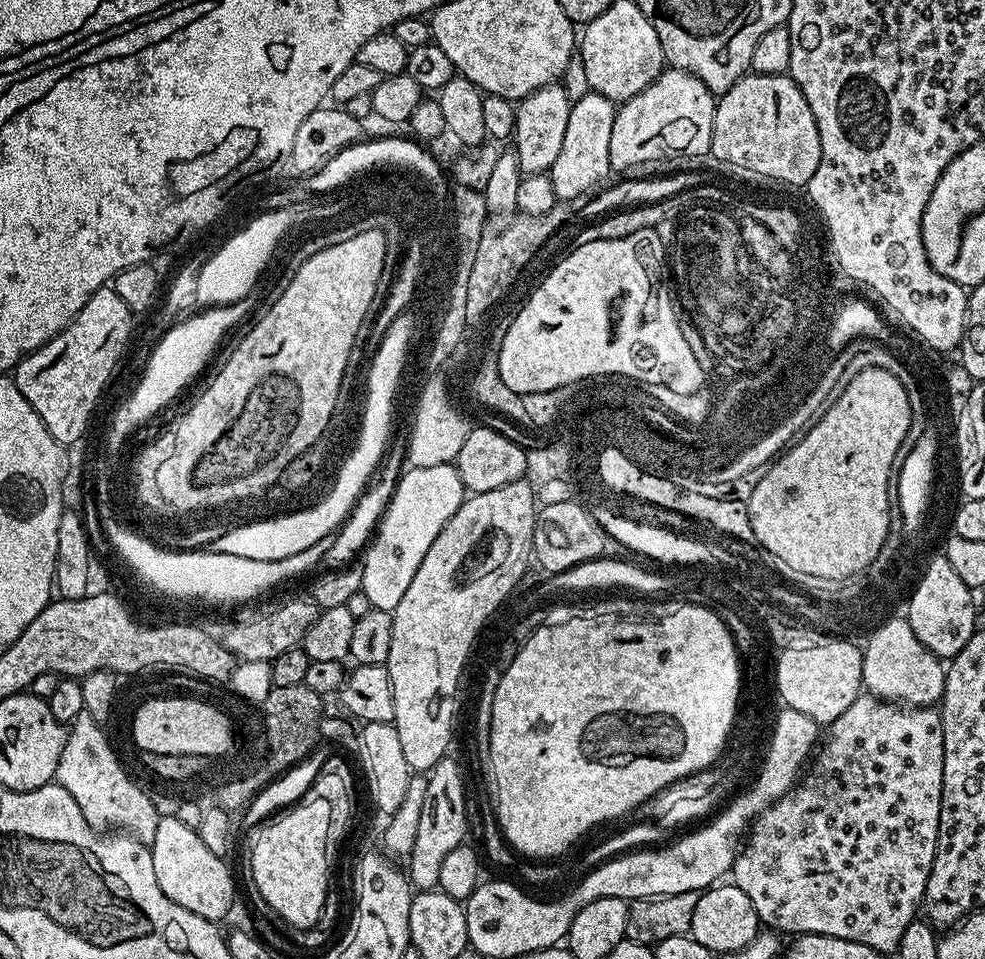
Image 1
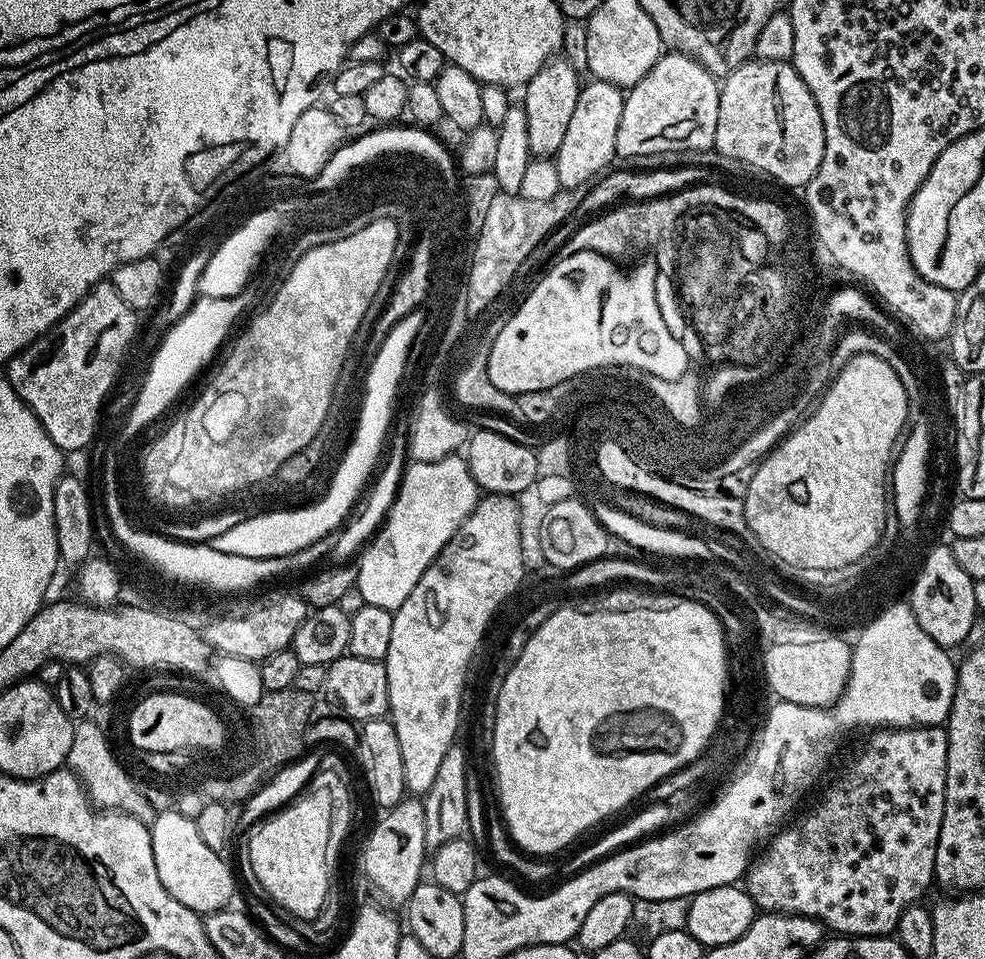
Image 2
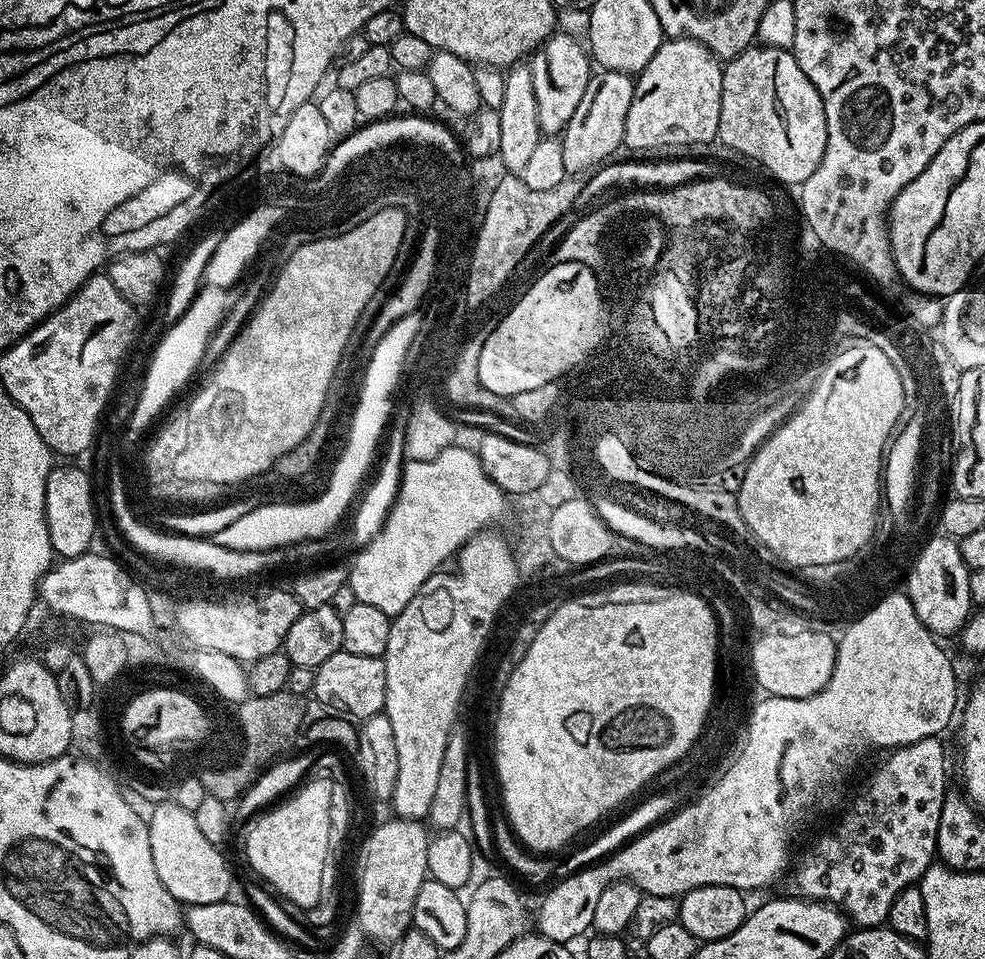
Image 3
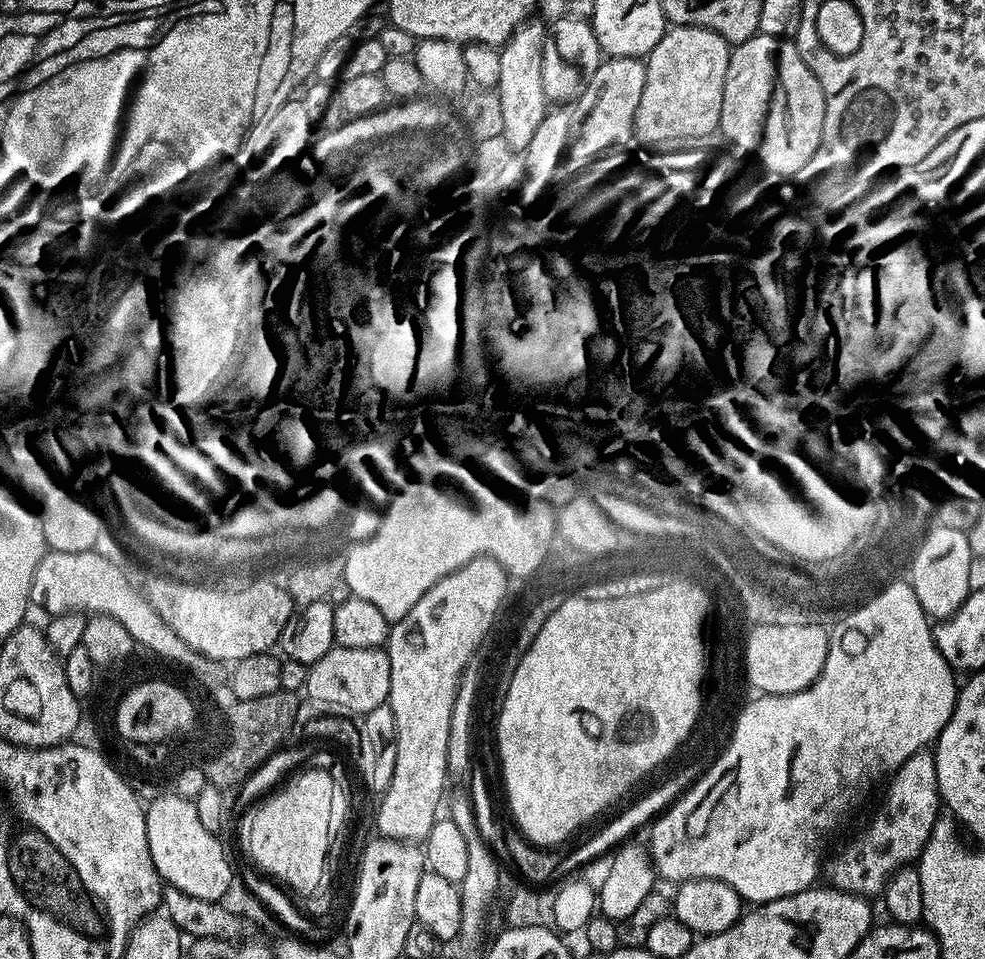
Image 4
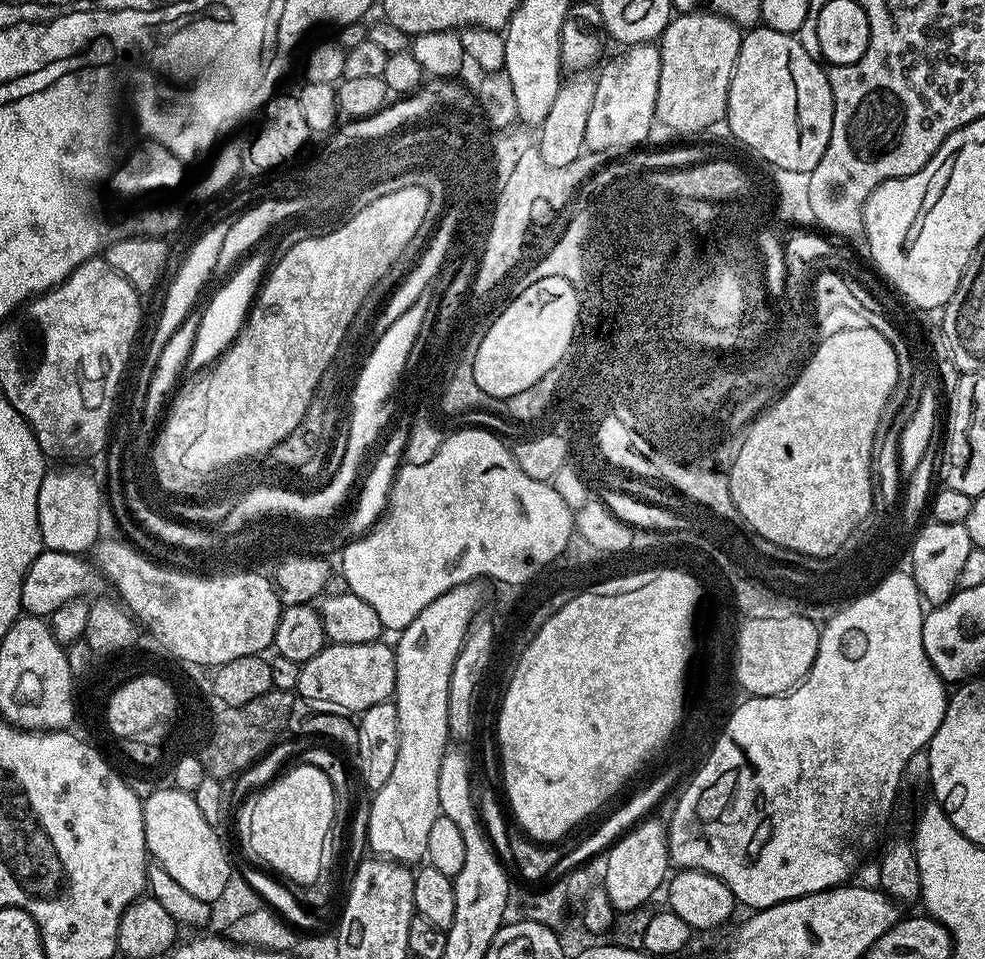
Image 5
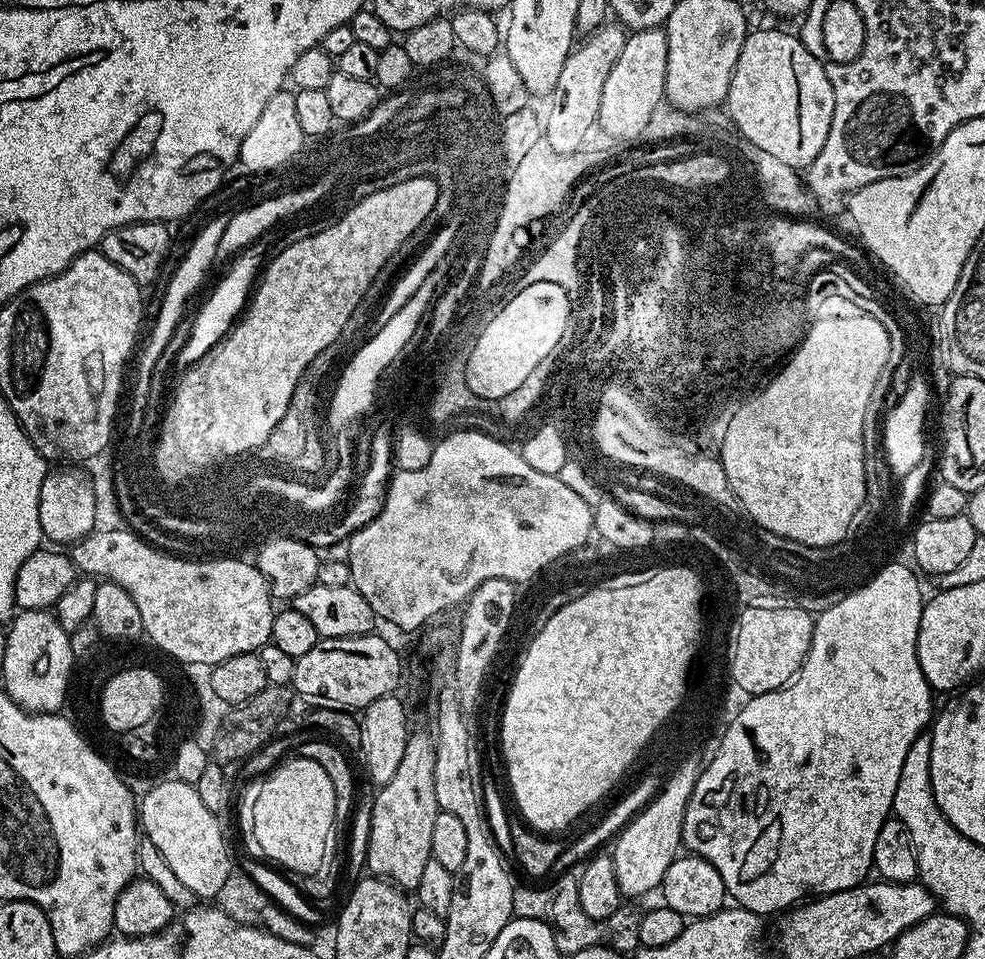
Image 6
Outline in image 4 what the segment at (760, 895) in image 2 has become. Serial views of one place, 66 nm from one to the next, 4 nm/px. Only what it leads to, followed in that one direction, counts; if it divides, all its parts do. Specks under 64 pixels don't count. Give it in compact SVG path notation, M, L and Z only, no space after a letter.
M928 750L915 752L891 773L888 782L888 793L880 812L873 814L872 821L832 861L827 861L827 883L831 887L855 896L879 897L888 879L899 868L907 868L919 861L930 838L930 830L942 812L935 755Z

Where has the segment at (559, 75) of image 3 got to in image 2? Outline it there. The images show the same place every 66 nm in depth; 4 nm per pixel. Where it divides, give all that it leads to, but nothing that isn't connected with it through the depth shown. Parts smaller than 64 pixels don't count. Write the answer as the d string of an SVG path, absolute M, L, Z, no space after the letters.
M560 59L549 60L522 88L526 134L530 138L530 150L536 158L555 157L558 146L562 146L562 137L570 126L570 117L574 115L574 105L578 103L578 94L582 87L582 79L580 80L579 74L576 73L575 66Z

